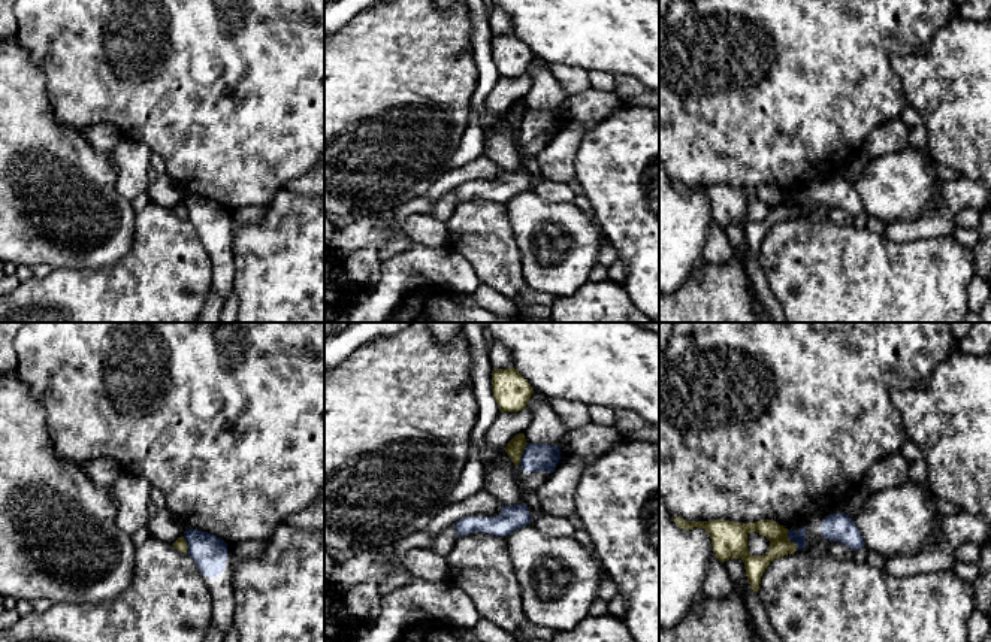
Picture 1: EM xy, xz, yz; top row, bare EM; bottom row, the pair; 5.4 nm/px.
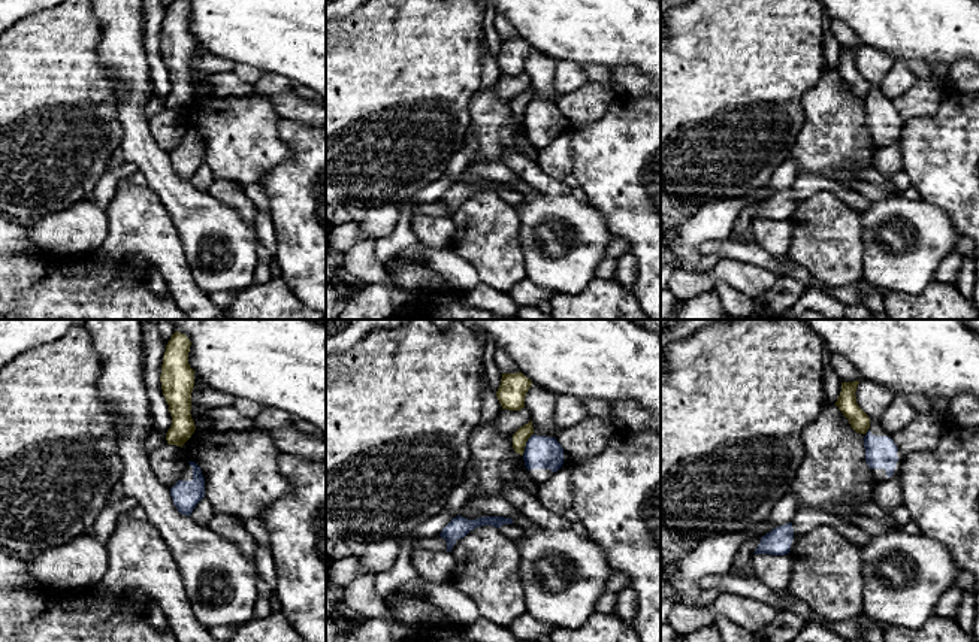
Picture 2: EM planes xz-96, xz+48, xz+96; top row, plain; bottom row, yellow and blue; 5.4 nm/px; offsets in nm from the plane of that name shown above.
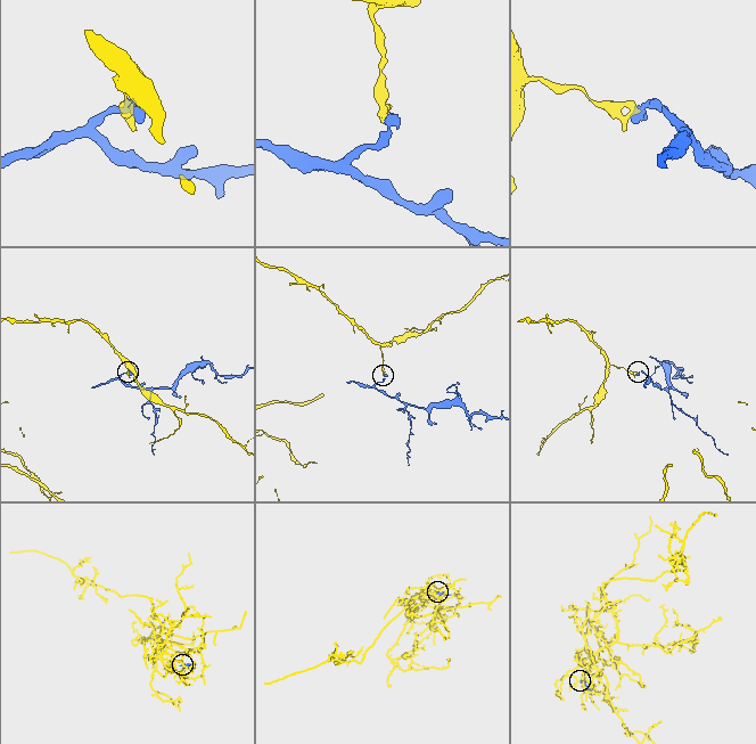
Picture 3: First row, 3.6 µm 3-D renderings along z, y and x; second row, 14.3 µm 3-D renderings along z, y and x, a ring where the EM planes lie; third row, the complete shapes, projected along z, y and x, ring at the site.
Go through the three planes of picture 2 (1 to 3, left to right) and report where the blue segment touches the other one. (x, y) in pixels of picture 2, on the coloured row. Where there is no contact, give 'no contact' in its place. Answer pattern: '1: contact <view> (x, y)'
1: no contact
2: contact xz+48 (525, 444)
3: no contact

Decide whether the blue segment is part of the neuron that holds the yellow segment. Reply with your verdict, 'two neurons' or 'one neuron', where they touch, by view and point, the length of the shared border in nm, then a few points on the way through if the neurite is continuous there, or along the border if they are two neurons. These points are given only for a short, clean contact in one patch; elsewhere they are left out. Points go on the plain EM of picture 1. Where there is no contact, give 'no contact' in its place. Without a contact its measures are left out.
two neurons; meets yellow in xz at (520, 120); contact 140 nm long; border along xz (526, 108), (517, 130)

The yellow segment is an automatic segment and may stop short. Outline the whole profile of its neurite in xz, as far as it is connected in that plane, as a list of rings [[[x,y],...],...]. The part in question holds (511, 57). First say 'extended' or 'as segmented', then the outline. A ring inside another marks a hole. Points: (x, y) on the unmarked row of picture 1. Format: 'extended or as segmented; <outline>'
as segmented; [[[511,30],[492,36],[492,58],[501,78],[519,78],[526,73],[534,55]]]

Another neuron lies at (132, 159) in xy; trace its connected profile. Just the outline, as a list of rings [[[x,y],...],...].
[[[123,137],[109,154],[115,161],[117,190],[133,200],[149,187],[151,151],[141,140]]]

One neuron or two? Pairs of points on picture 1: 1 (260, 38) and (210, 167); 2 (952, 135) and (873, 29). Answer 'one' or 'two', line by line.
1: one
2: two

